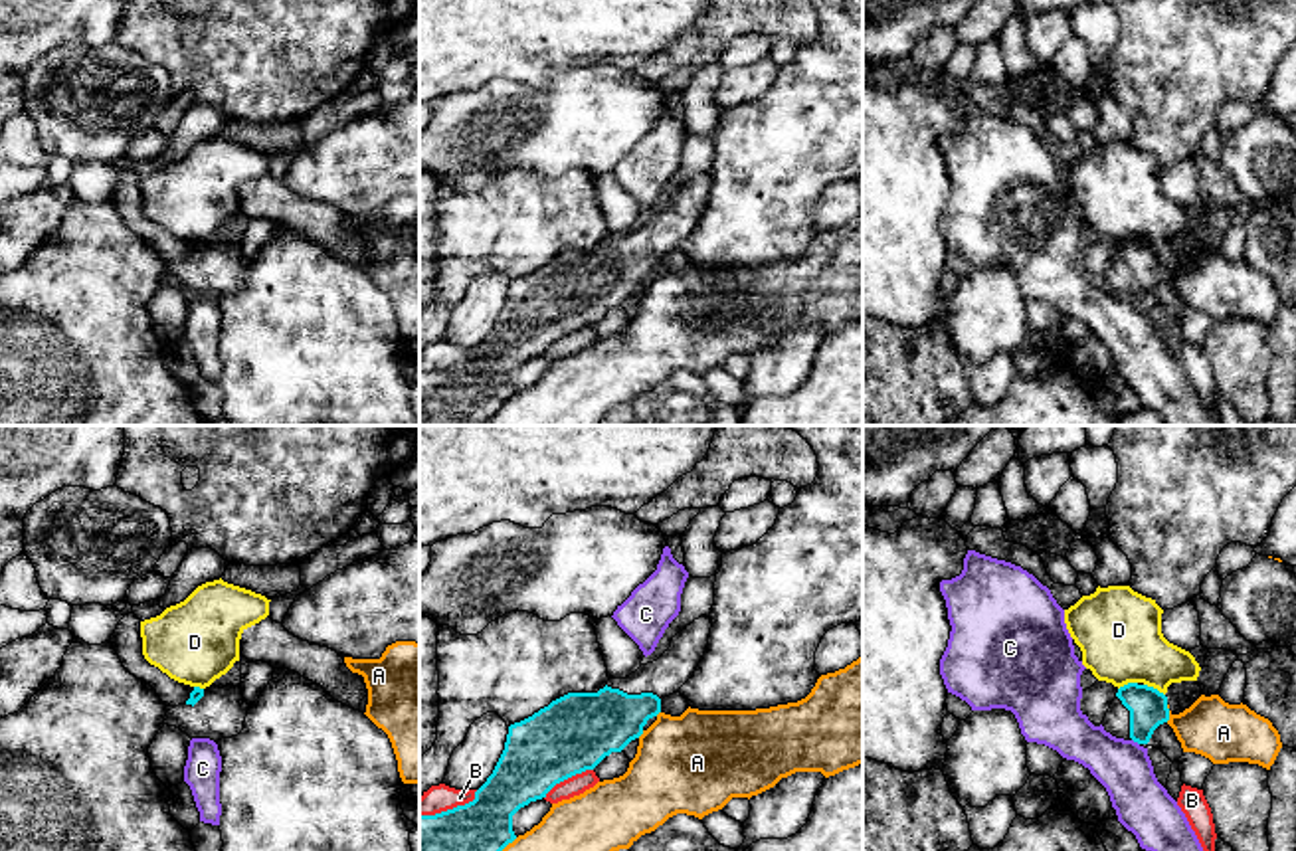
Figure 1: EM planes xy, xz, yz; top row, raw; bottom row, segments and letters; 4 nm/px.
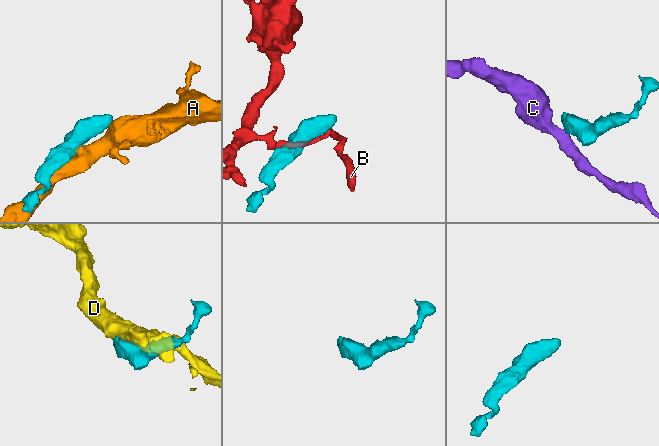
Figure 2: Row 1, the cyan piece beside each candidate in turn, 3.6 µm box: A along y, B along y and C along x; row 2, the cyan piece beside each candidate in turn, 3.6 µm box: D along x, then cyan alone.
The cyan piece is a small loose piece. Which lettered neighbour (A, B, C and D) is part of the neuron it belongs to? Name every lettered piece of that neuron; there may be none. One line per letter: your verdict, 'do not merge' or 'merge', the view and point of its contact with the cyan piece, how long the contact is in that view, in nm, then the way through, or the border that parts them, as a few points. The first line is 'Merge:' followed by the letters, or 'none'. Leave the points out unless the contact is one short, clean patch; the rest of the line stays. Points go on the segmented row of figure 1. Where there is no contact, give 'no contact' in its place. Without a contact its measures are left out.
Merge: none
A: do not merge; contact yz (1168, 713); length 70 nm
B: do not merge; contact xz (566, 778); length 240 nm
C: do not merge; contact yz (1136, 741); length 40 nm; border yz (1132, 739), (1138, 745)
D: do not merge; contact yz (1152, 687); length 100 nm

